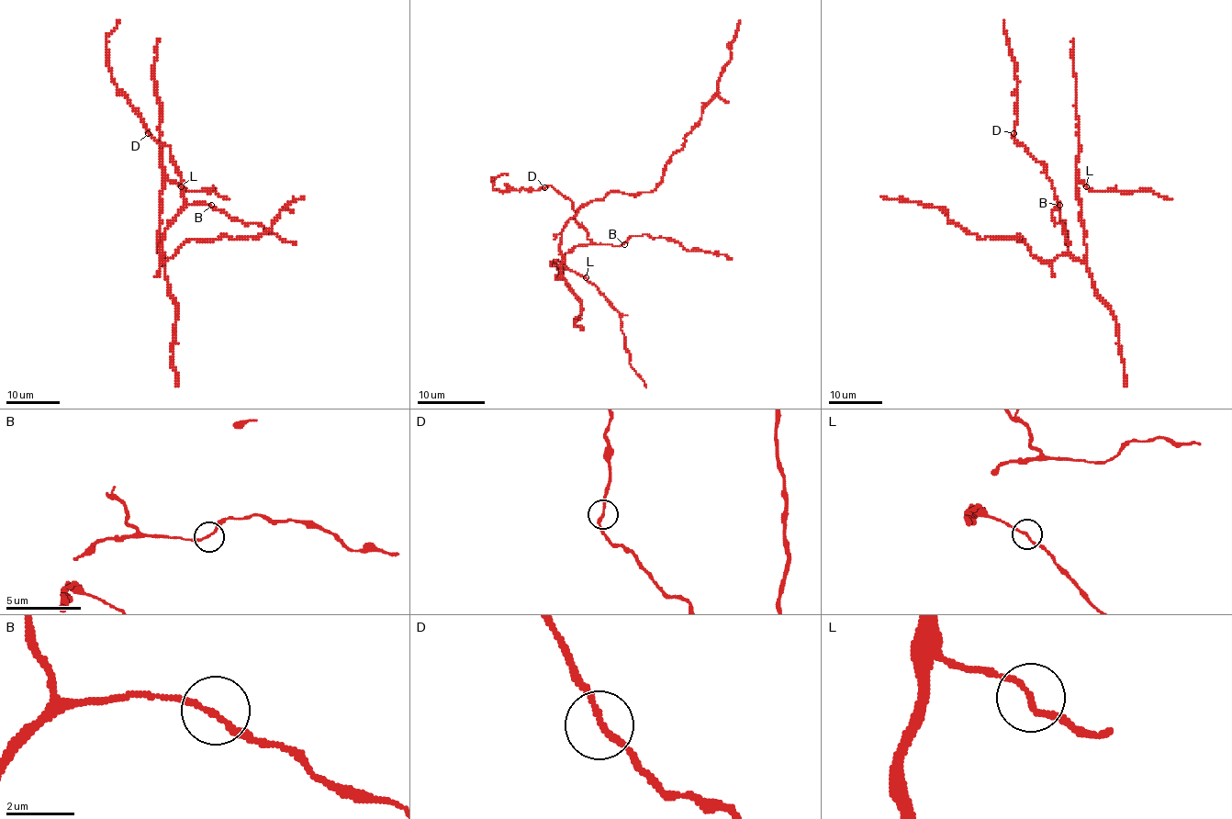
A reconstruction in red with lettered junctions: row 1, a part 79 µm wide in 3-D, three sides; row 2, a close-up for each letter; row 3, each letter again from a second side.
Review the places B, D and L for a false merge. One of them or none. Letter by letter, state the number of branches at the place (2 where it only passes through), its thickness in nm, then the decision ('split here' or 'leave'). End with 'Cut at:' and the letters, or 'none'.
B: 2 branches meet; 150 nm thick; leave
D: 2 branches meet; 170 nm thick; leave
L: 2 branches meet; 150 nm thick; leave
Cut at: none

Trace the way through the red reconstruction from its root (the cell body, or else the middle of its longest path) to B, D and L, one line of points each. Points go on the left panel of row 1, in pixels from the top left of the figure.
B: (162, 246), (164, 229), (187, 205), (199, 202), (211, 205)
D: (162, 246), (164, 229), (184, 205), (185, 198), (171, 149), (159, 143), (148, 133)
L: (162, 246), (161, 260), (158, 244), (162, 183), (168, 180), (180, 186)

